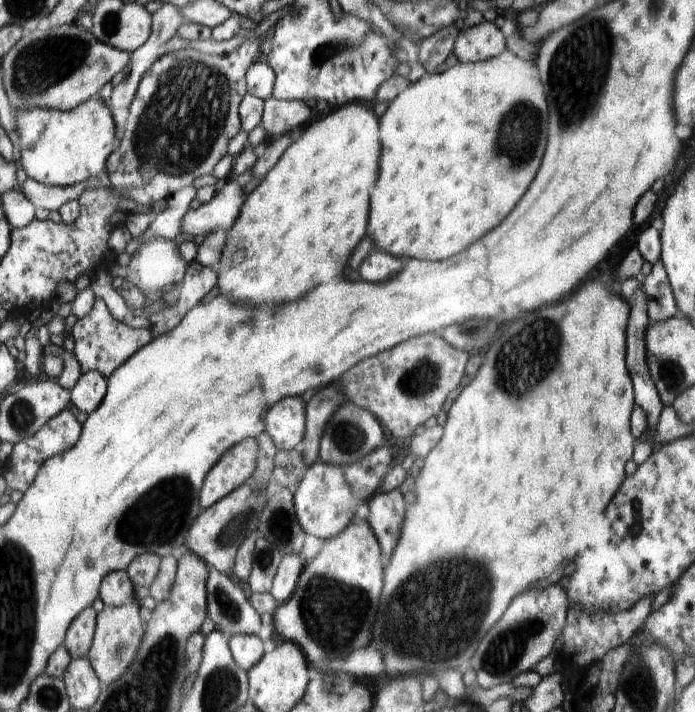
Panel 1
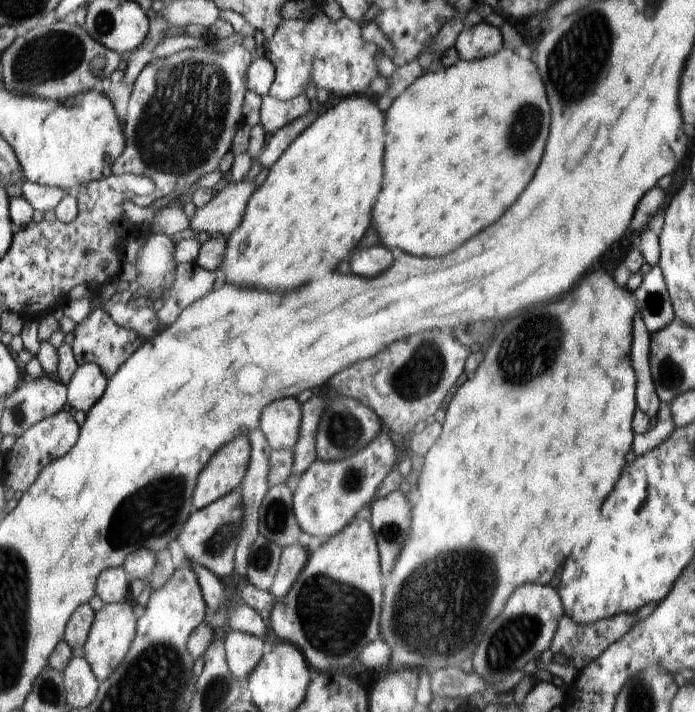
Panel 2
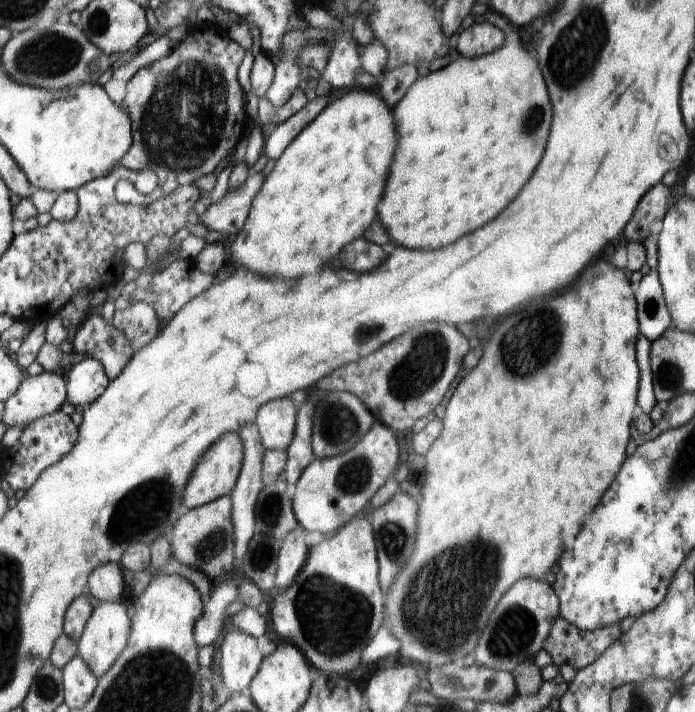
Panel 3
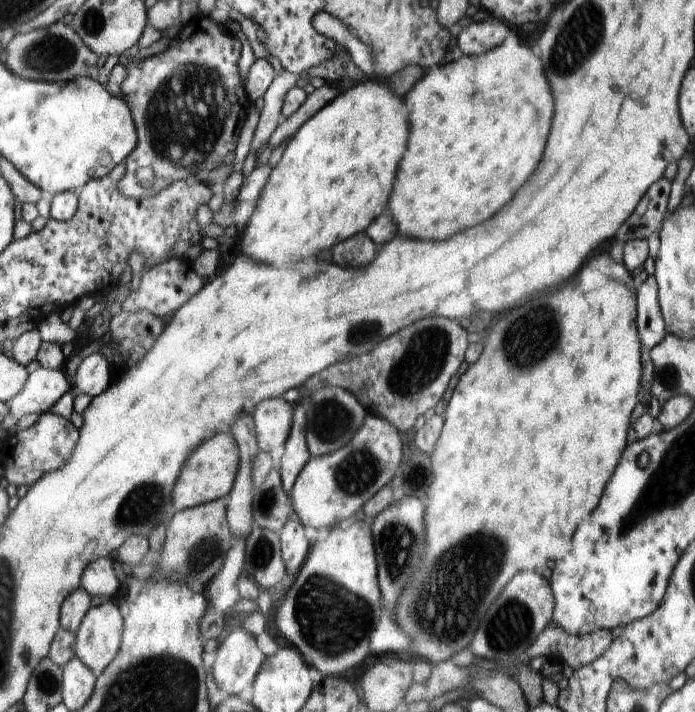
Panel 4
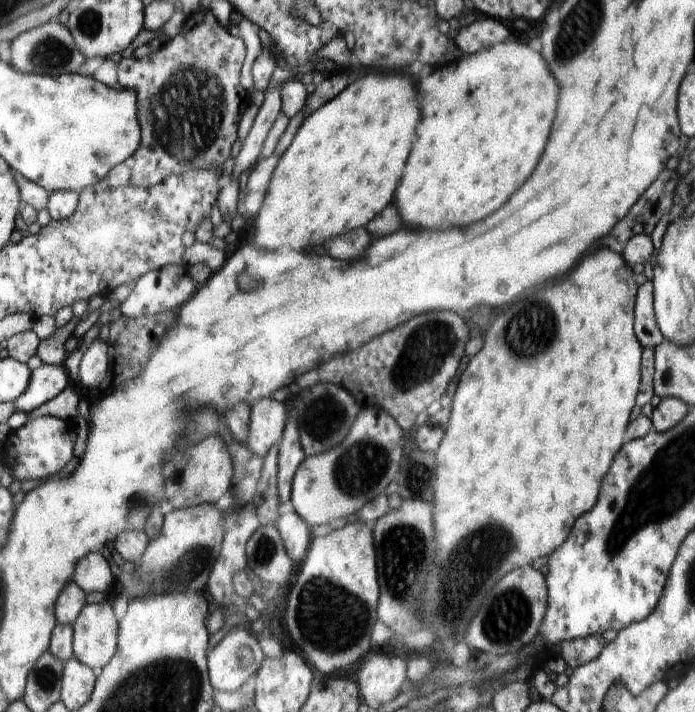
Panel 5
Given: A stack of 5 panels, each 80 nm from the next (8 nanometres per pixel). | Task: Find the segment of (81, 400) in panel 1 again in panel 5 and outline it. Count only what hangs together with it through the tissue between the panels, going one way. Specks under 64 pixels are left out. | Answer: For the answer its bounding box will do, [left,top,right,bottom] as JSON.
[79,338,108,391]

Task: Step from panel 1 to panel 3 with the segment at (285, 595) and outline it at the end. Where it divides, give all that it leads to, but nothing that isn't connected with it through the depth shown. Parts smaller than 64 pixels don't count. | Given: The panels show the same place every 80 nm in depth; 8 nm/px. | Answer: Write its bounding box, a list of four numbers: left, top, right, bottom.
[275,525,309,591]

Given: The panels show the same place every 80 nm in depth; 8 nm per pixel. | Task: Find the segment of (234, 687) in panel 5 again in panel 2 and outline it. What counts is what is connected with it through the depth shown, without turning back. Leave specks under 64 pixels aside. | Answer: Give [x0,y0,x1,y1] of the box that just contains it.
[226,631,263,679]

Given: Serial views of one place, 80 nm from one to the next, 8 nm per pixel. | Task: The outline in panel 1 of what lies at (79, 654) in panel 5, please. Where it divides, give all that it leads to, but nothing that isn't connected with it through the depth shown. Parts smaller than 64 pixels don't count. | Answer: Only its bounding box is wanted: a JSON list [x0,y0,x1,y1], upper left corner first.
[86,601,144,687]

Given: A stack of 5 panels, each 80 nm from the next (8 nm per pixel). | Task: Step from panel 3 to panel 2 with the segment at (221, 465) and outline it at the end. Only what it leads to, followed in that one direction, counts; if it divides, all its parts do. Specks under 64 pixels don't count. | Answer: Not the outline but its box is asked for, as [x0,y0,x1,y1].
[192,436,251,509]

